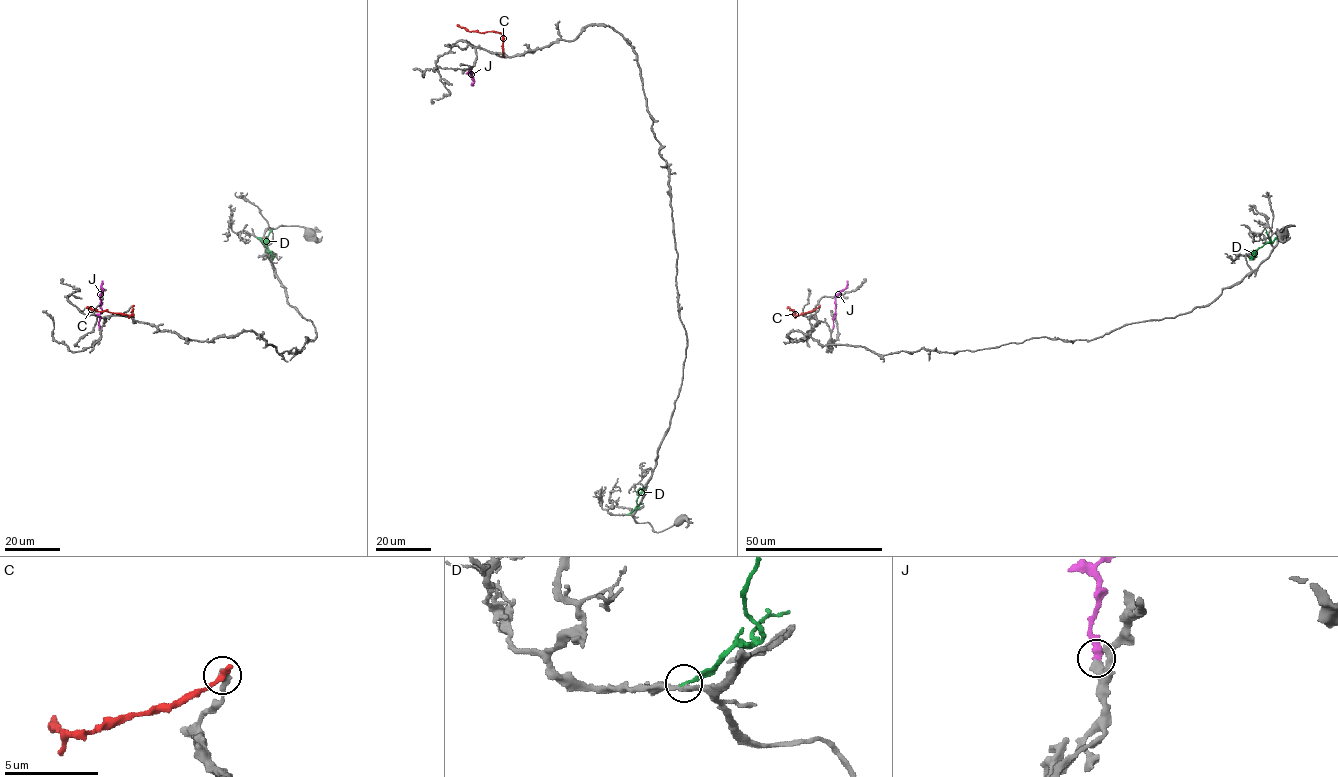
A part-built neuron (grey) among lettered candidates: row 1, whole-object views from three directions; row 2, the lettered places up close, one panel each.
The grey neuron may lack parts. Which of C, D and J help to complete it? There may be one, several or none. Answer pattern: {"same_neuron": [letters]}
{"same_neuron": ["J"]}

